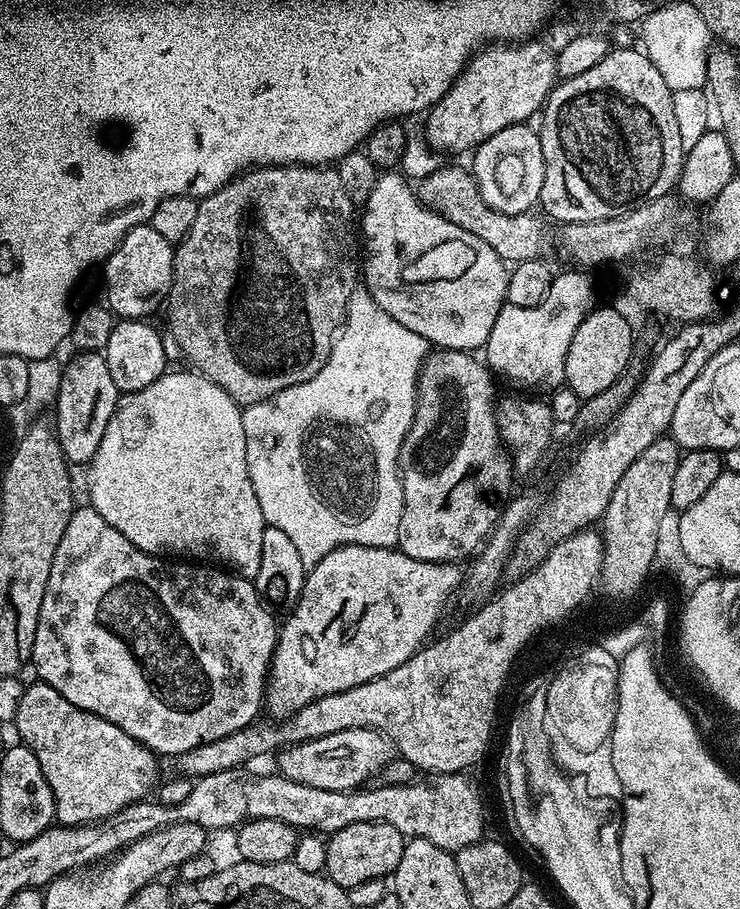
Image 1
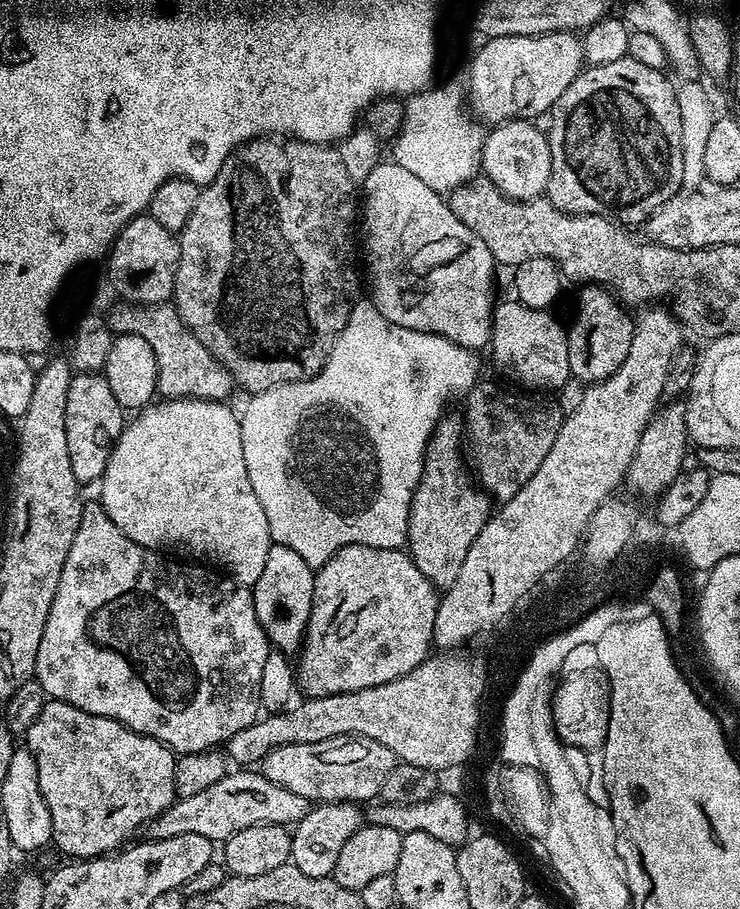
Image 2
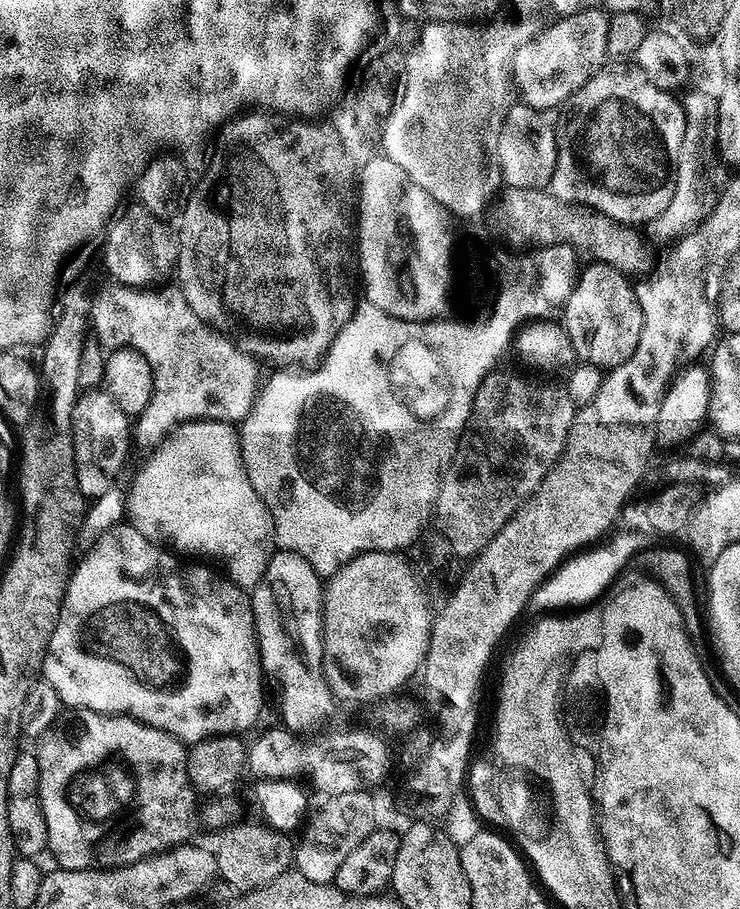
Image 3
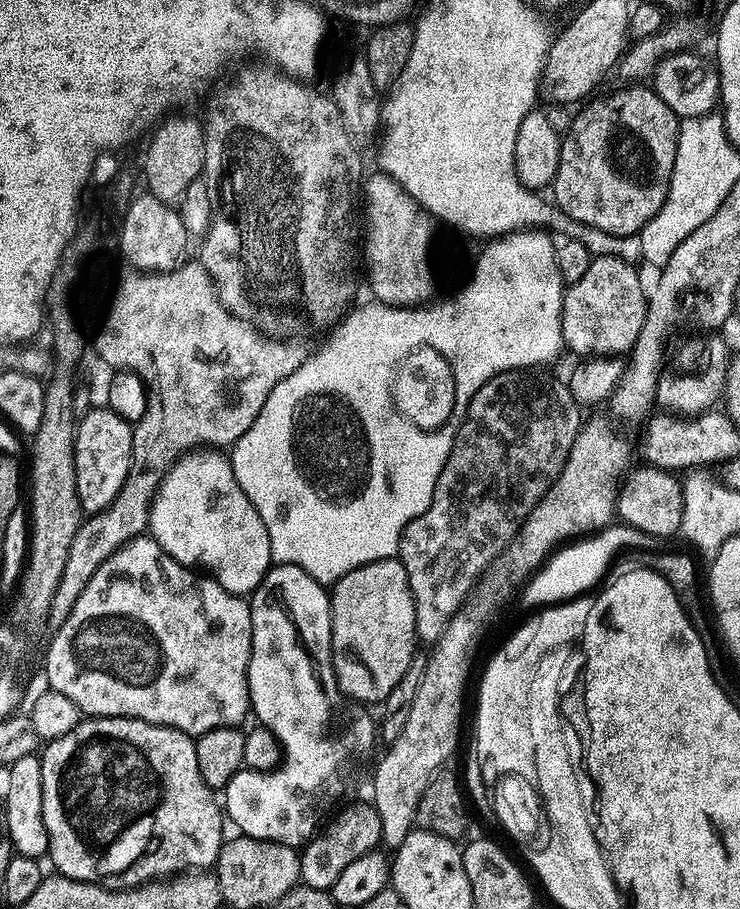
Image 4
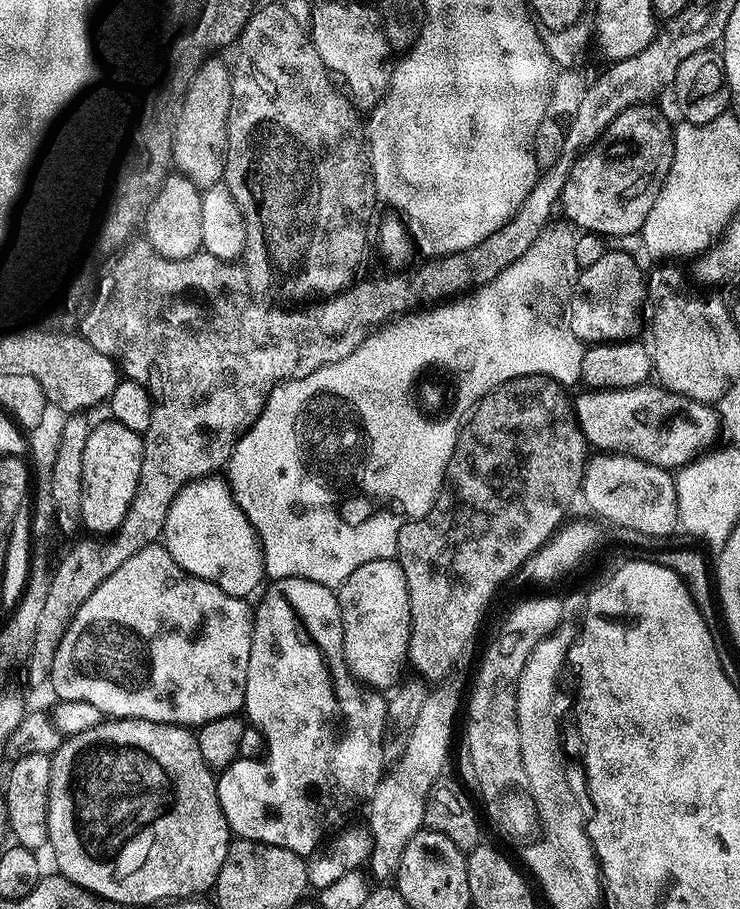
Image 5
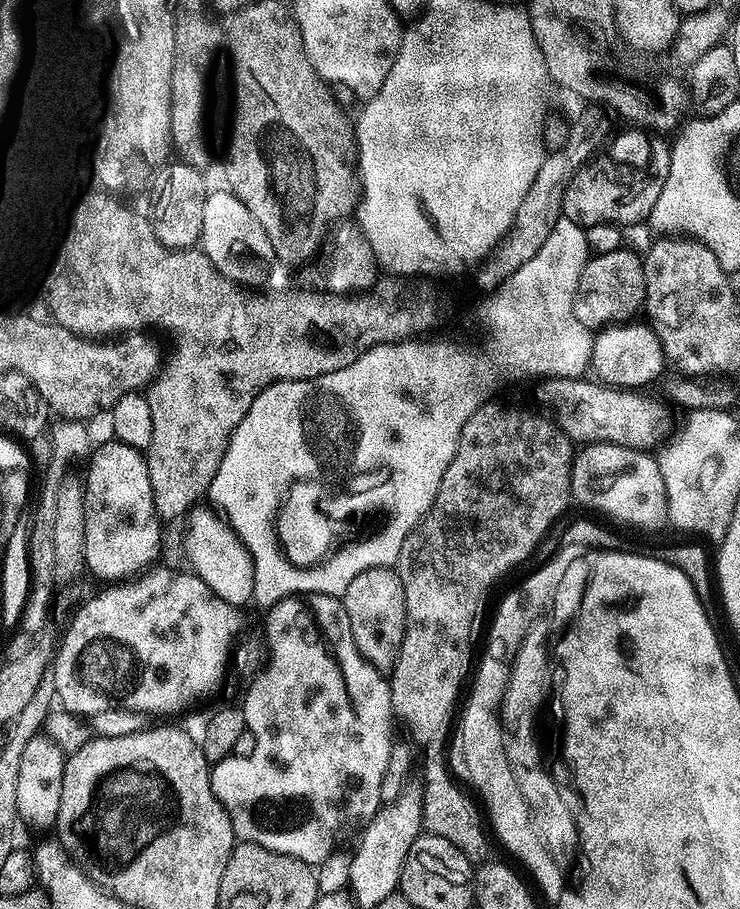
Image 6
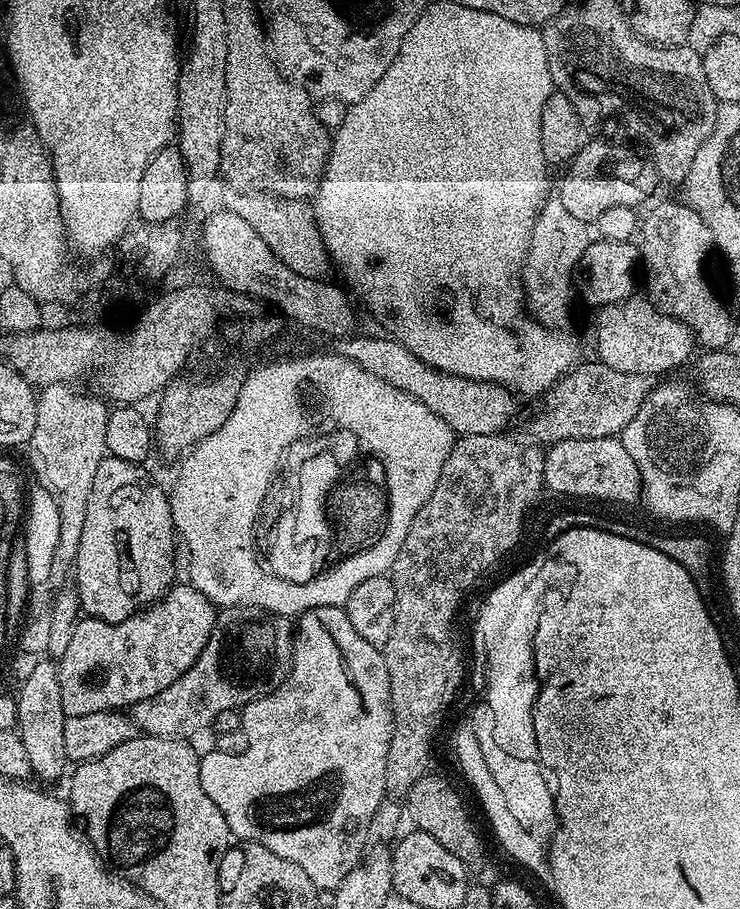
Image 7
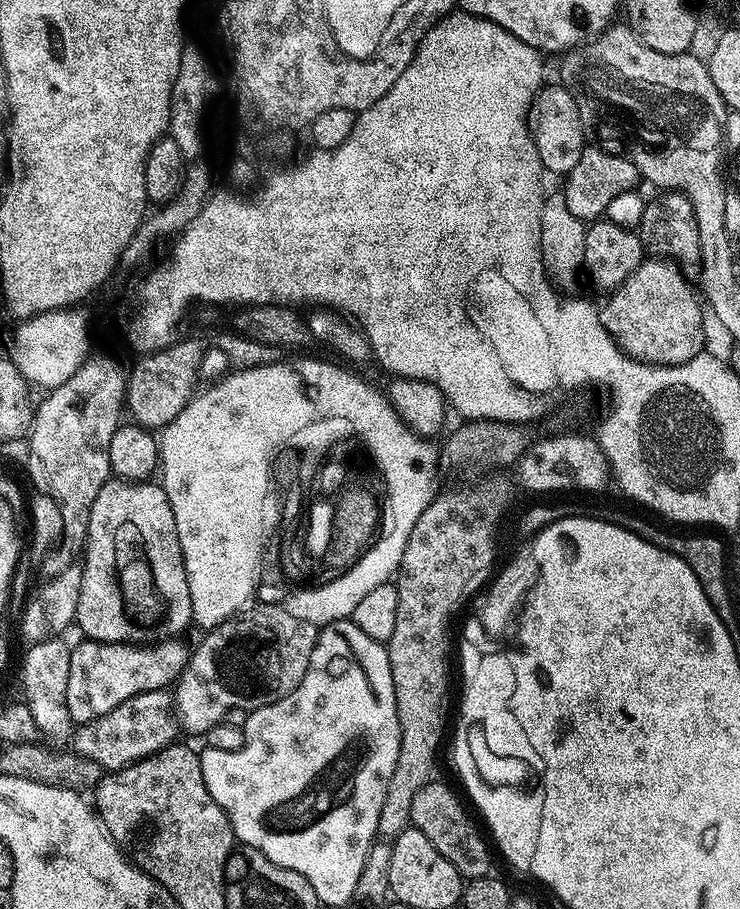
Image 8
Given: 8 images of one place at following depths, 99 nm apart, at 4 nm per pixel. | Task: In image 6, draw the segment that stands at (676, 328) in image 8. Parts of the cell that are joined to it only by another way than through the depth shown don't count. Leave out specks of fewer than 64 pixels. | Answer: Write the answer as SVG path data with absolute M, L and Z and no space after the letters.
M636 323L609 324L595 333L590 368L593 373L596 371L595 379L599 383L618 389L640 390L643 384L659 381L665 375L666 361L660 339L647 323Z

